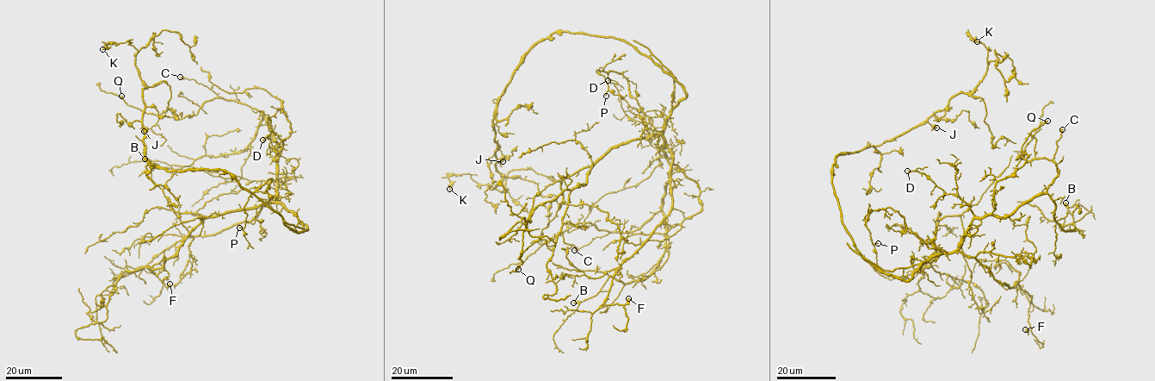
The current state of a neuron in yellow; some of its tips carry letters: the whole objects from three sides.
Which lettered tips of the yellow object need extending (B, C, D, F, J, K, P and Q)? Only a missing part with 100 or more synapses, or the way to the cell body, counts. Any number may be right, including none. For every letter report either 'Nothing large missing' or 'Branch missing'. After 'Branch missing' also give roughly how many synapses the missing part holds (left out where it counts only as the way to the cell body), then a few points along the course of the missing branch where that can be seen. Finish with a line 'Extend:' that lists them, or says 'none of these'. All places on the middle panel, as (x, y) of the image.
B: Nothing large missing
C: Nothing large missing
D: Nothing large missing
F: Nothing large missing
J: Nothing large missing
K: Nothing large missing
P: Nothing large missing
Q: Nothing large missing
Extend: none of these

